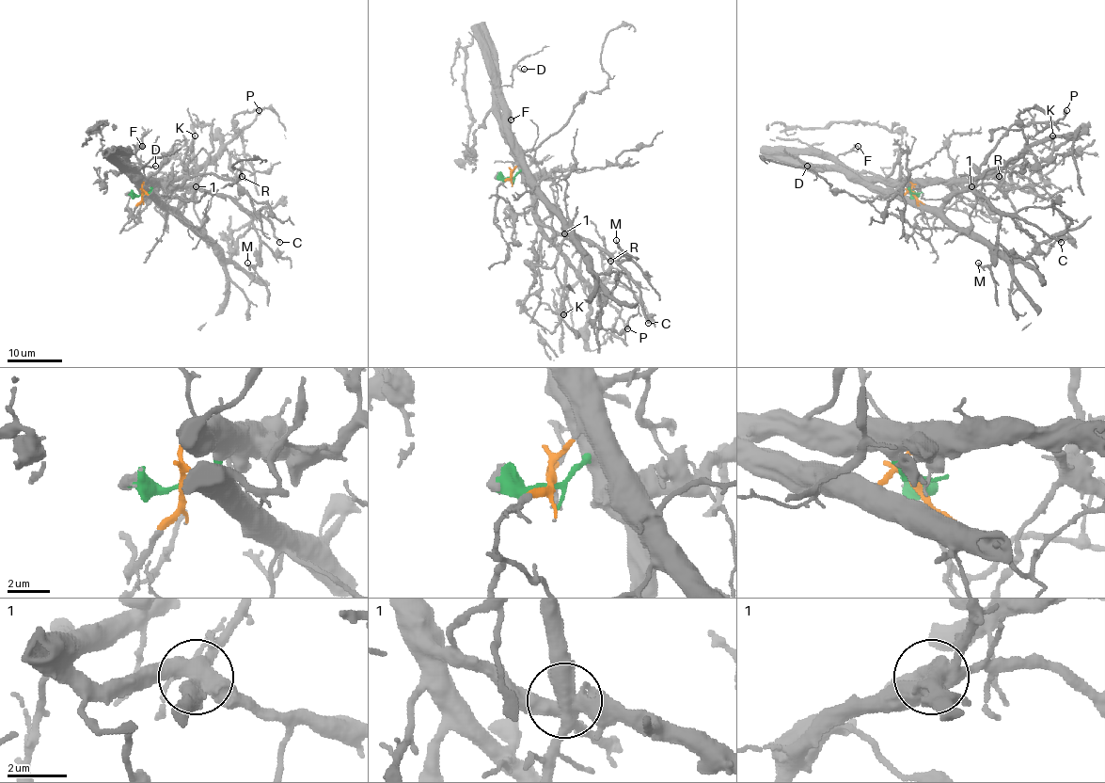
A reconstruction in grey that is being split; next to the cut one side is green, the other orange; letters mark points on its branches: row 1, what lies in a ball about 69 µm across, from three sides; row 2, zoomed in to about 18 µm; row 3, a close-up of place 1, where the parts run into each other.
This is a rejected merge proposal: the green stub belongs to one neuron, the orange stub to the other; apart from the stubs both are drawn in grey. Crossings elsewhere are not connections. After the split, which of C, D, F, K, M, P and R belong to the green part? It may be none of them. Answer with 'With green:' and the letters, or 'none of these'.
With green: C, F, K, M, P, R

